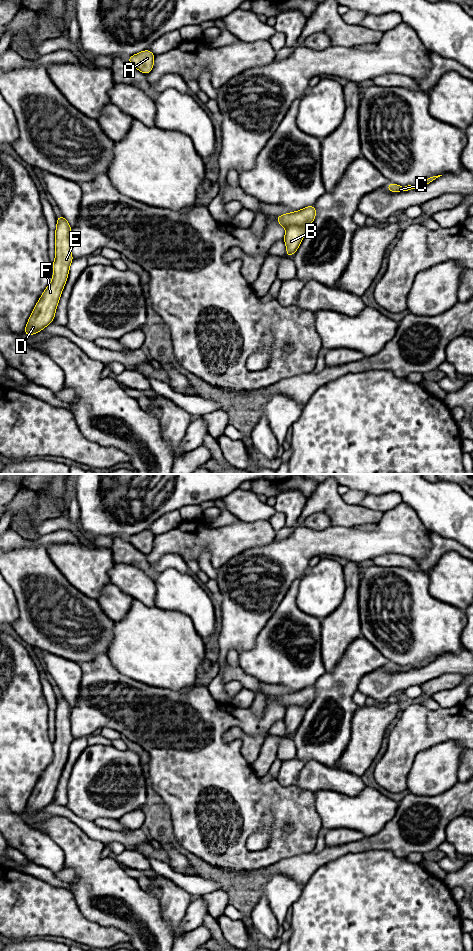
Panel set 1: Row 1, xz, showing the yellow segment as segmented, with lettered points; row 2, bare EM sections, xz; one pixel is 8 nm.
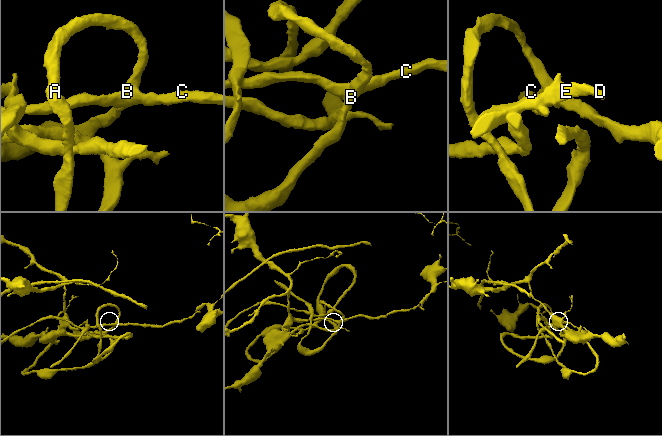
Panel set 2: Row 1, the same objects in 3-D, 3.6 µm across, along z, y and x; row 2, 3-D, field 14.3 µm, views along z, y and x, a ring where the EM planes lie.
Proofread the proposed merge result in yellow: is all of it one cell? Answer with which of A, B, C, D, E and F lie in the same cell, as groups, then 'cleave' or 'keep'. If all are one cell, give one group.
A B D E F / C; cleave

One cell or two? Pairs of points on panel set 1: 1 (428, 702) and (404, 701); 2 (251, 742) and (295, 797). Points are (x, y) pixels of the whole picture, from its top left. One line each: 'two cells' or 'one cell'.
1: one cell
2: two cells

